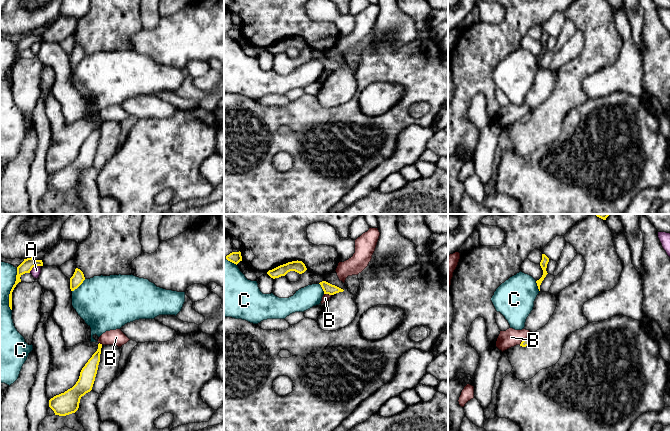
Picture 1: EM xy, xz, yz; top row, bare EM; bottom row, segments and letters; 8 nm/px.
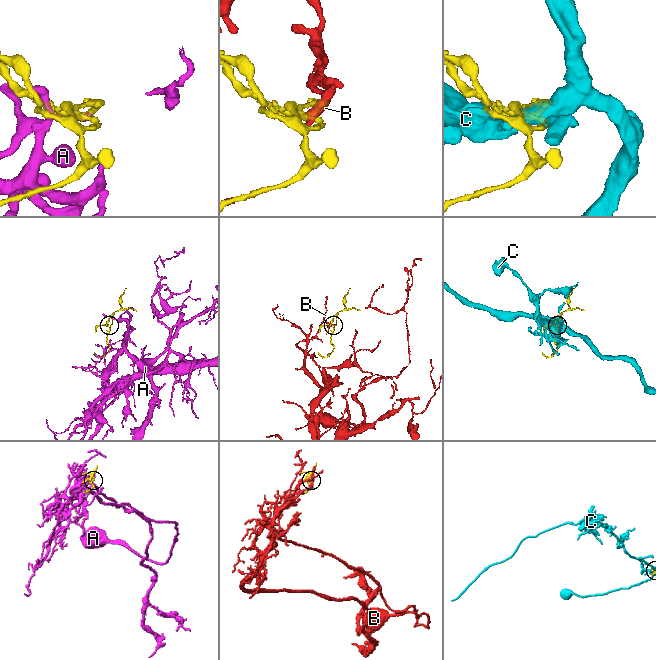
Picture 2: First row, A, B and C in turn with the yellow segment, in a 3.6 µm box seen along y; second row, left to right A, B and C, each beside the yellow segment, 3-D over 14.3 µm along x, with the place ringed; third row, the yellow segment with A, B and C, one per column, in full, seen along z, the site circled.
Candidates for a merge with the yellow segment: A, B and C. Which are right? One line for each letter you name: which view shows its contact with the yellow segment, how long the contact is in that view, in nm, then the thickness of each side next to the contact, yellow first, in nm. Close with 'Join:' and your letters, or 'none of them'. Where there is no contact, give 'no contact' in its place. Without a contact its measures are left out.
Join: none of them

